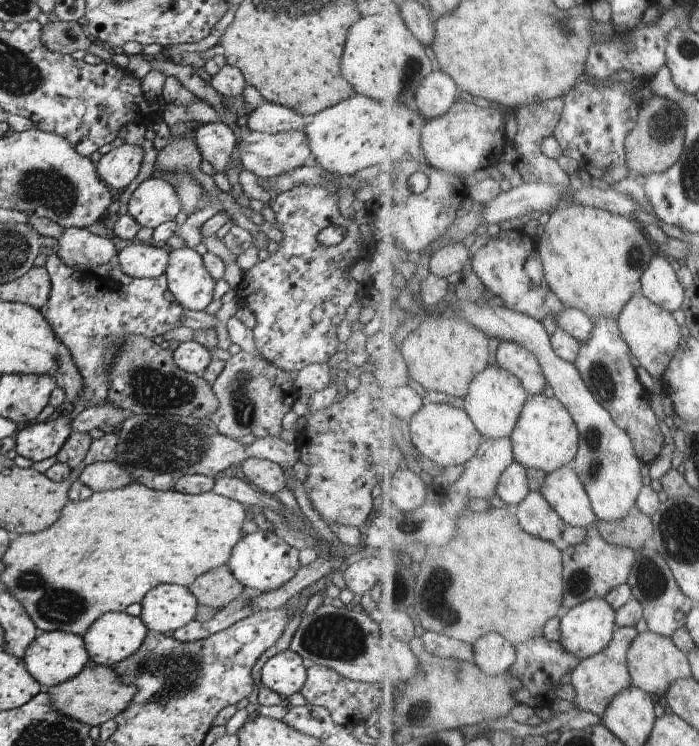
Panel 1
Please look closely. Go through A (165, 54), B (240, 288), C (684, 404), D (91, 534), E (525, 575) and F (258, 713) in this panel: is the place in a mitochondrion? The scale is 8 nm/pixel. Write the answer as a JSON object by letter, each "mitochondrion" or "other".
{"A":"other","B":"other","C":"other","D":"other","E":"other","F":"other"}

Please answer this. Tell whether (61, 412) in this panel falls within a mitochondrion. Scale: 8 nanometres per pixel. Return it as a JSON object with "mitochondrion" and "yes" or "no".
{"mitochondrion":"no"}

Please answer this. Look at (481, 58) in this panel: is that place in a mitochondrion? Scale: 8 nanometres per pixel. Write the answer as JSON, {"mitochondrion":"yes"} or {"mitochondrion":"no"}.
{"mitochondrion":"no"}

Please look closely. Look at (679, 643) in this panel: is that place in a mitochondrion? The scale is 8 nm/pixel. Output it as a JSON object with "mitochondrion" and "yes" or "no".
{"mitochondrion":"no"}

